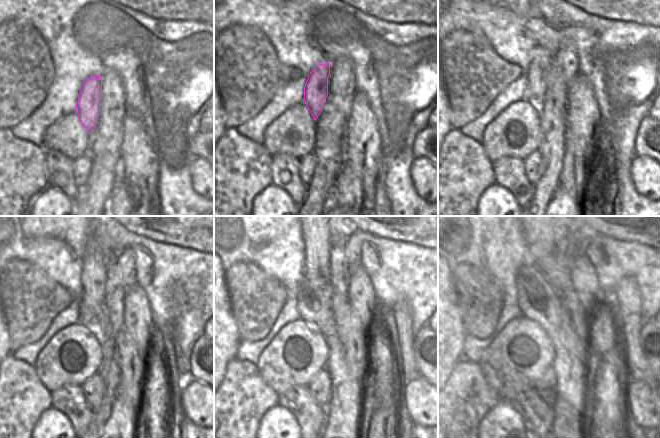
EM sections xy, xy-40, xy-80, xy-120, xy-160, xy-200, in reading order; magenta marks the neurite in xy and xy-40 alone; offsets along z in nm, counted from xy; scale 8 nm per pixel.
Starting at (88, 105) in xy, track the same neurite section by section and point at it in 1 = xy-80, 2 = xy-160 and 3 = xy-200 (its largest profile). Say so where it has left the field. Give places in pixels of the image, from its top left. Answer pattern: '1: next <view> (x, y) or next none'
1: next xy-80 (537, 74)
2: next xy-160 (317, 238)
3: next xy-200 (539, 236)

